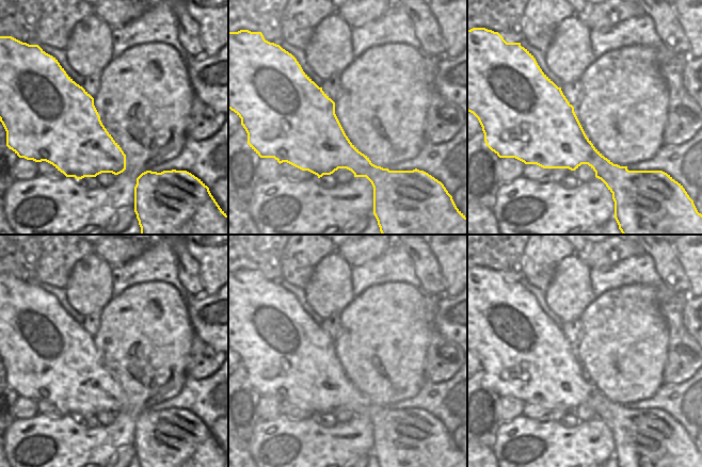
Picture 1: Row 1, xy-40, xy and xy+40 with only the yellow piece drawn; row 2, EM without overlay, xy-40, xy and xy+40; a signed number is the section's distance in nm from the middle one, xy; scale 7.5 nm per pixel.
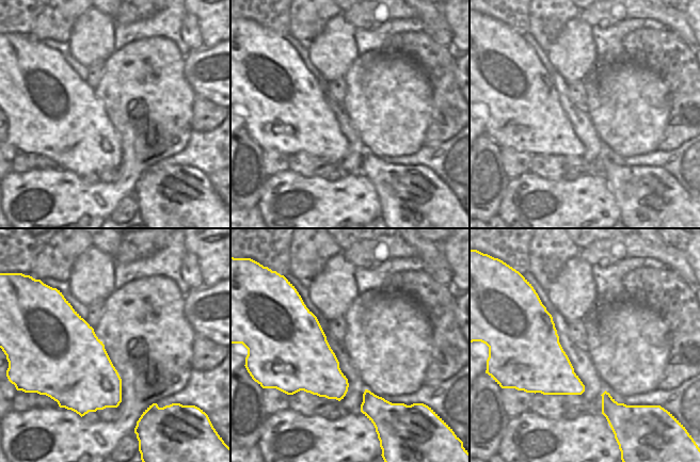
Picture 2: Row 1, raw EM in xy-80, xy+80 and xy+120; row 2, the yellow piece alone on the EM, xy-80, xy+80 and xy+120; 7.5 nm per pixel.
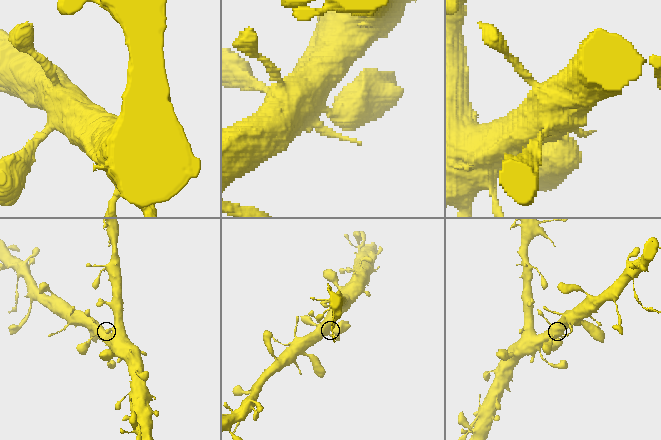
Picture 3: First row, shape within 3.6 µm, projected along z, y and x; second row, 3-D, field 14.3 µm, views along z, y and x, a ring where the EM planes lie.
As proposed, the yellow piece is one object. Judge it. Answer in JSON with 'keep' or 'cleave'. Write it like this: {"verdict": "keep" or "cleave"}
{"verdict": "keep"}

